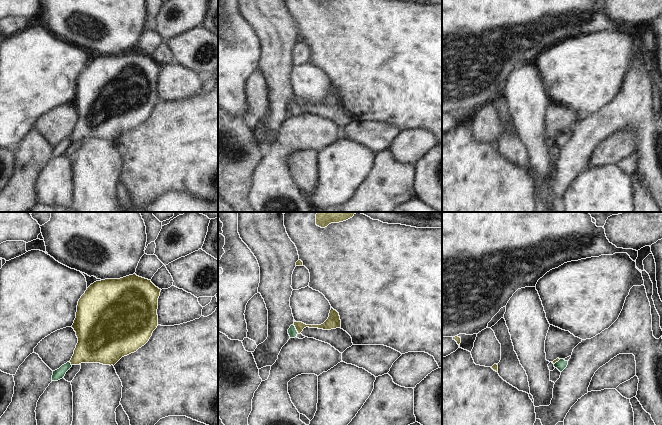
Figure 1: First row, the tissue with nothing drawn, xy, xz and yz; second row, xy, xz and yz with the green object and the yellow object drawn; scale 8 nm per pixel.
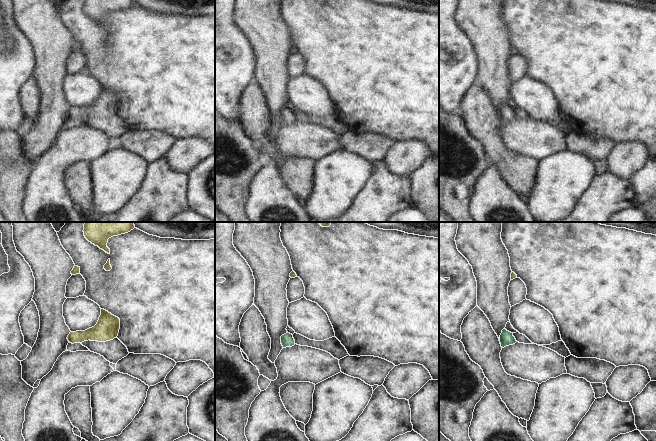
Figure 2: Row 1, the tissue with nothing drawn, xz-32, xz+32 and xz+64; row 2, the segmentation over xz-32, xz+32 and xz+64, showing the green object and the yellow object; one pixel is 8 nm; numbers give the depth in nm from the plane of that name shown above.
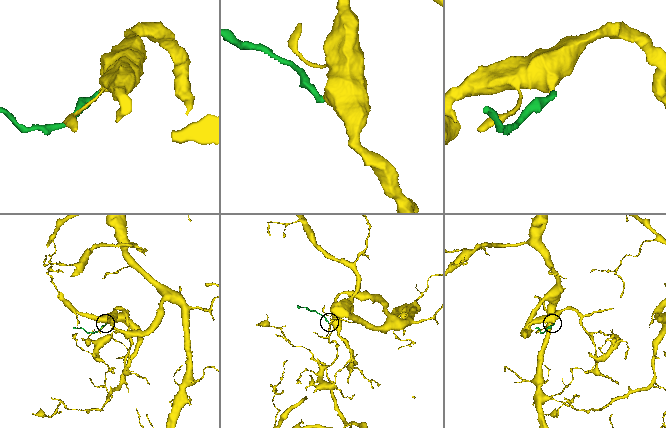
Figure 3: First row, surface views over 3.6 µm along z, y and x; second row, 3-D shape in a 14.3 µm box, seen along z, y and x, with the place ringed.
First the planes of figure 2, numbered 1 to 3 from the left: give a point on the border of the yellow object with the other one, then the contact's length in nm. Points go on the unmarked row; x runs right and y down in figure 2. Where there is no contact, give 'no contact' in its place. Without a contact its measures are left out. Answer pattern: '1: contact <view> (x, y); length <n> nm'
1: no contact
2: no contact
3: no contact

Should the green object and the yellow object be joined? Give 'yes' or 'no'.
no

